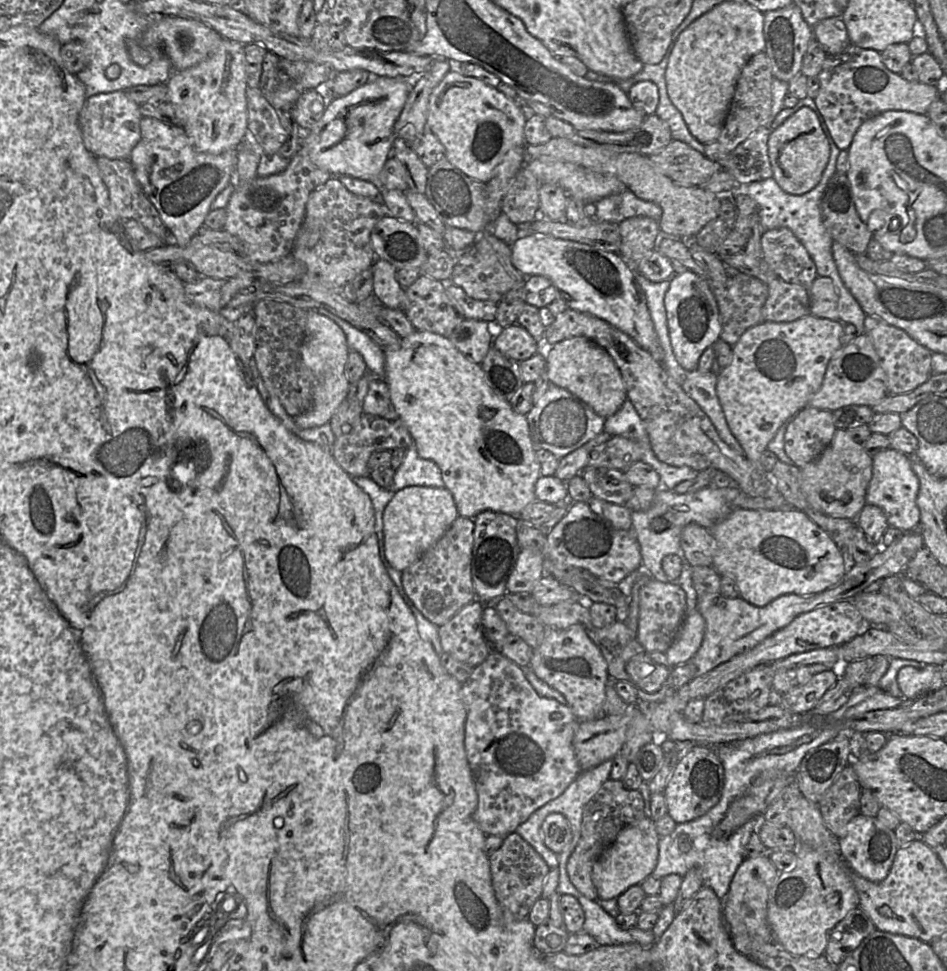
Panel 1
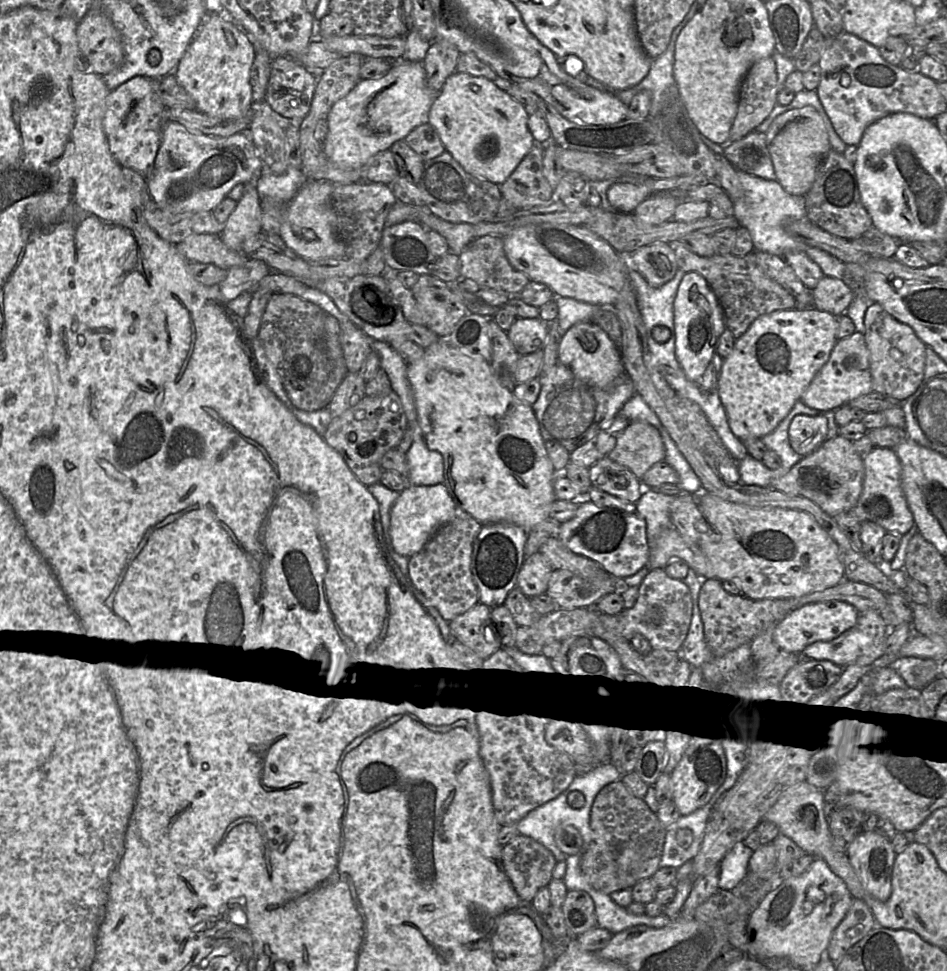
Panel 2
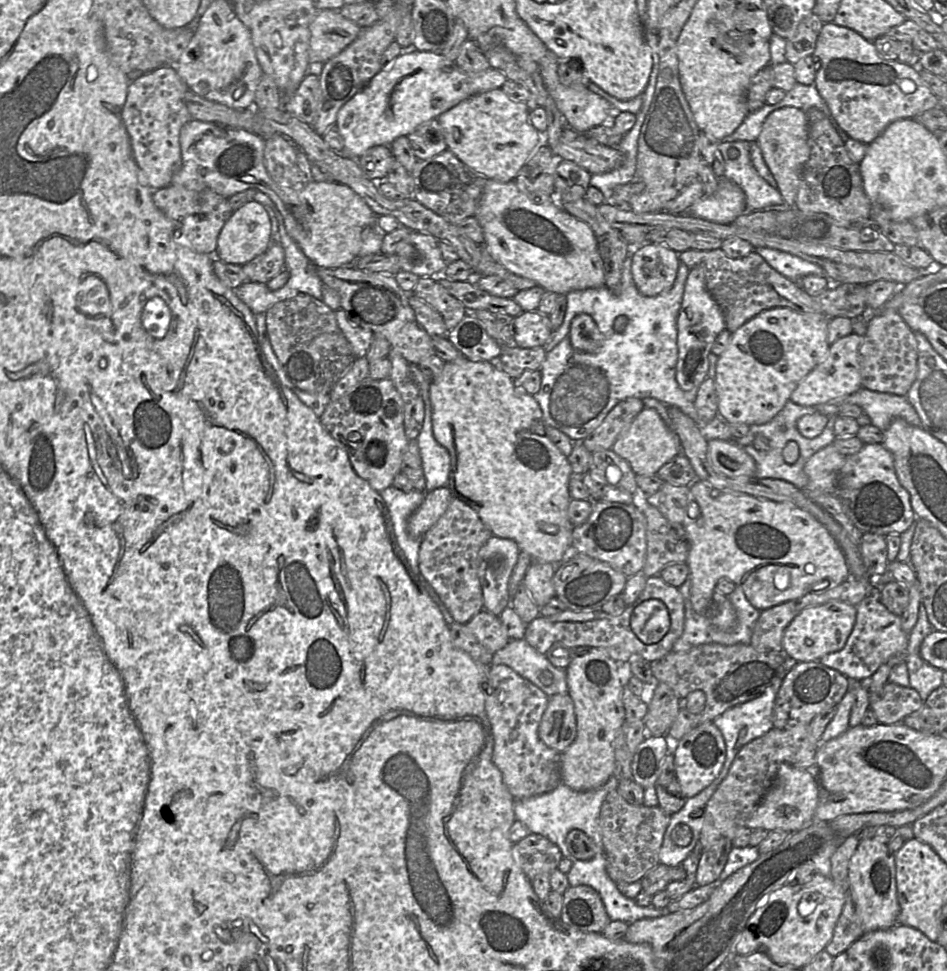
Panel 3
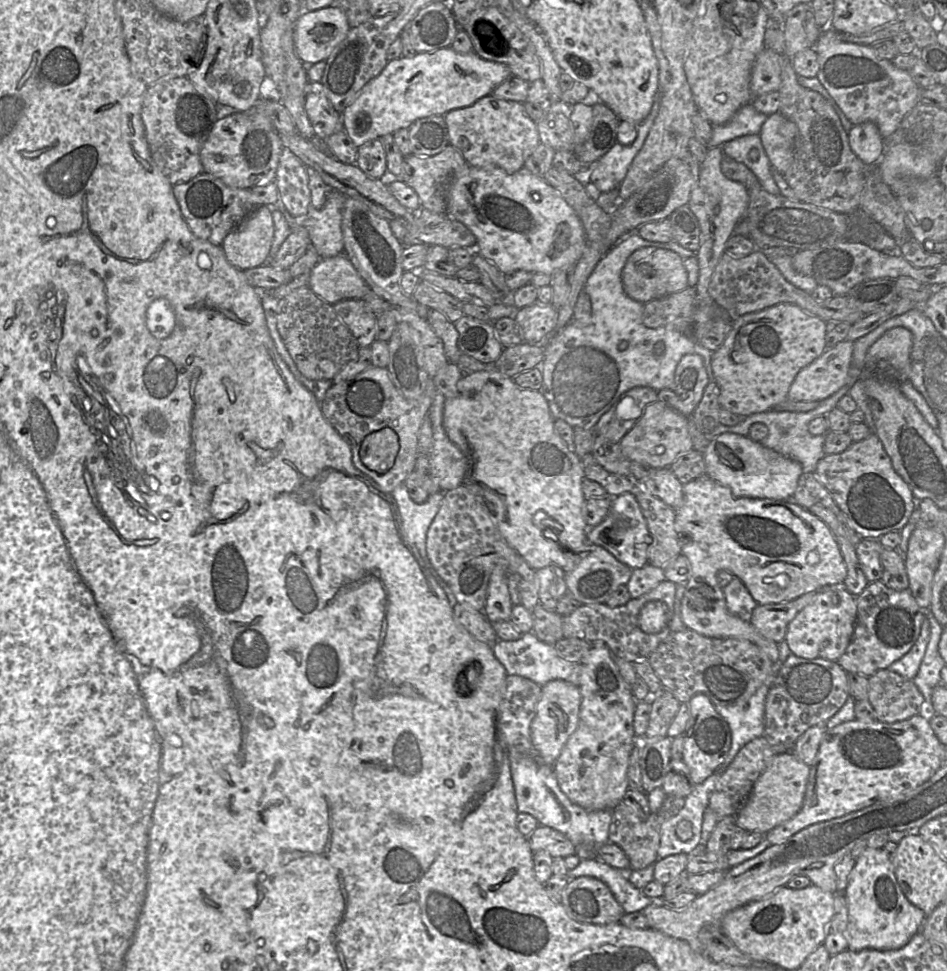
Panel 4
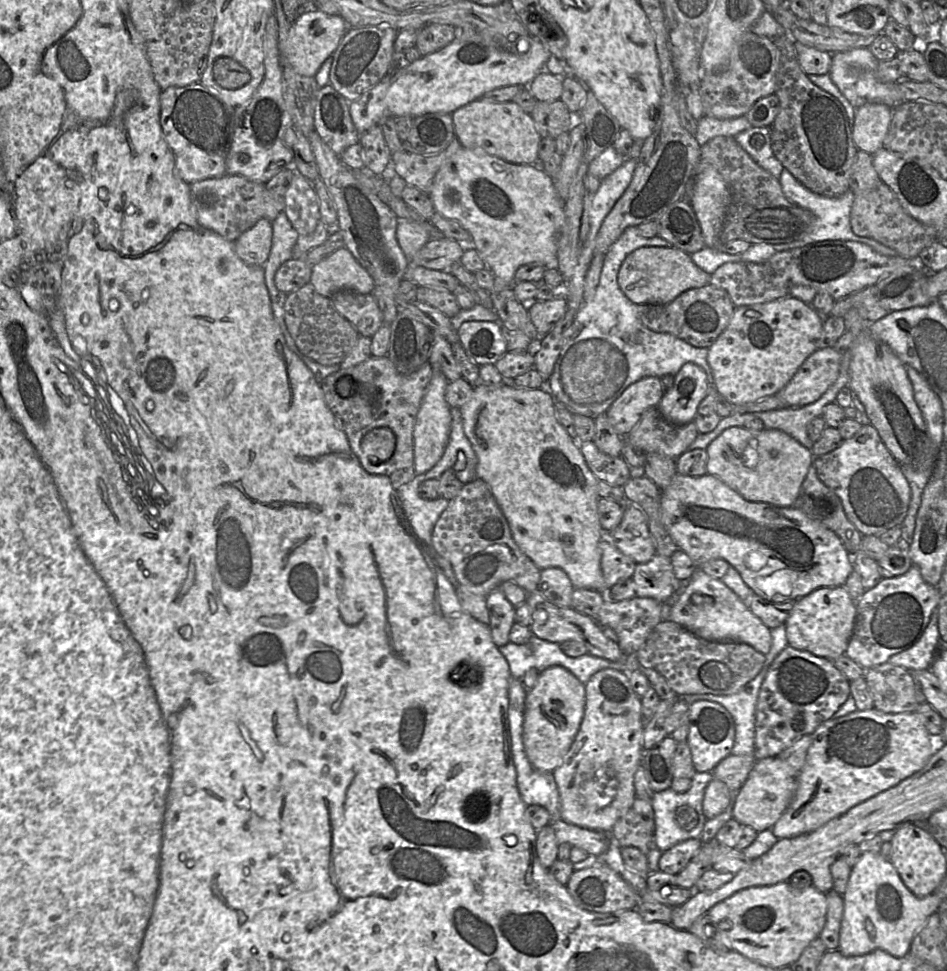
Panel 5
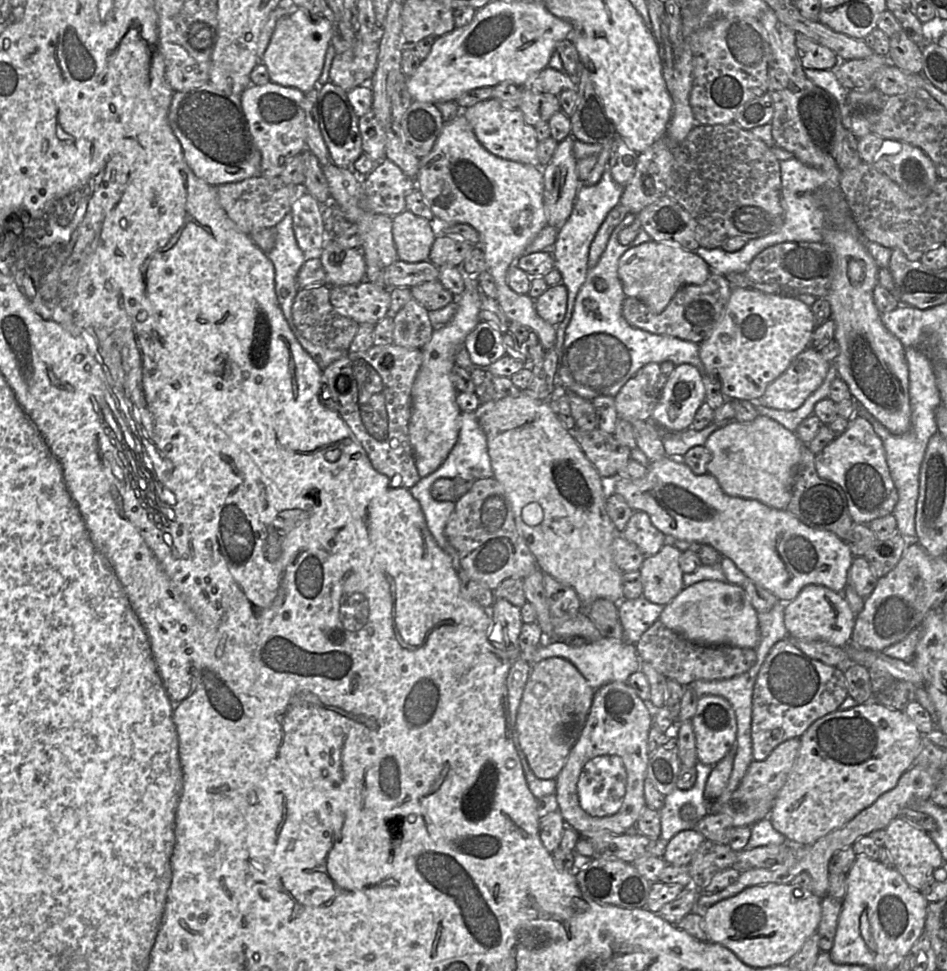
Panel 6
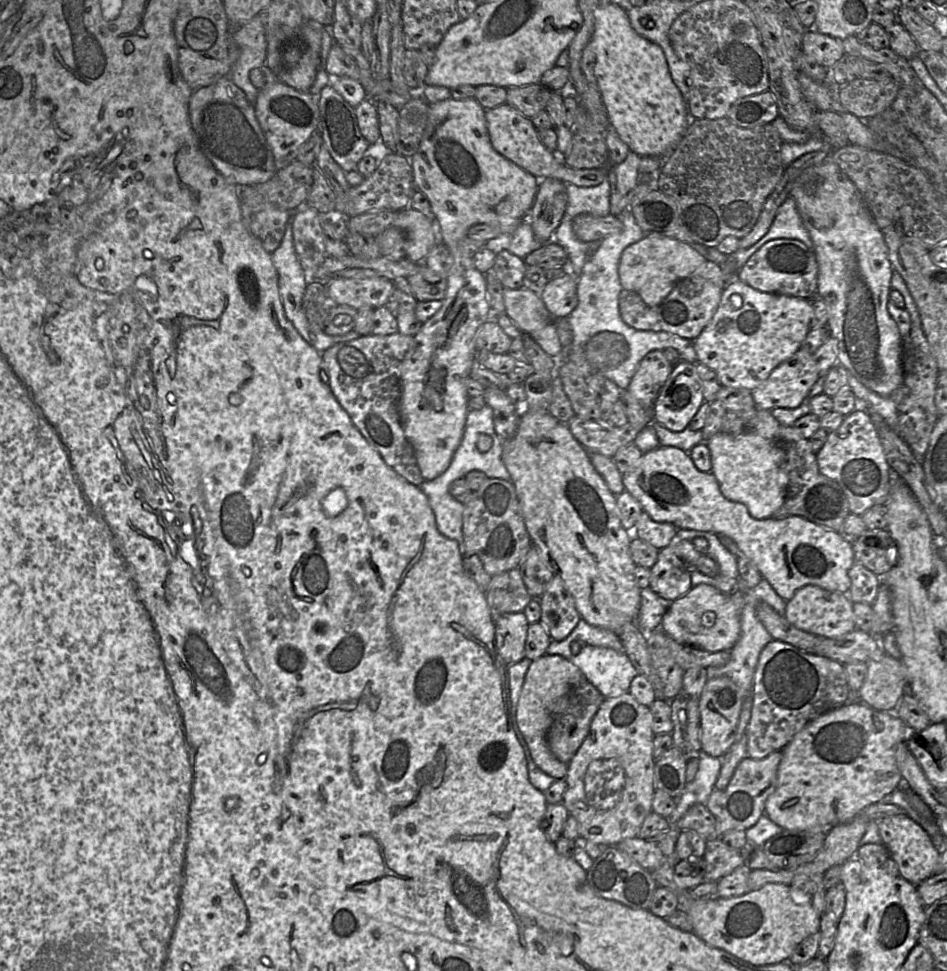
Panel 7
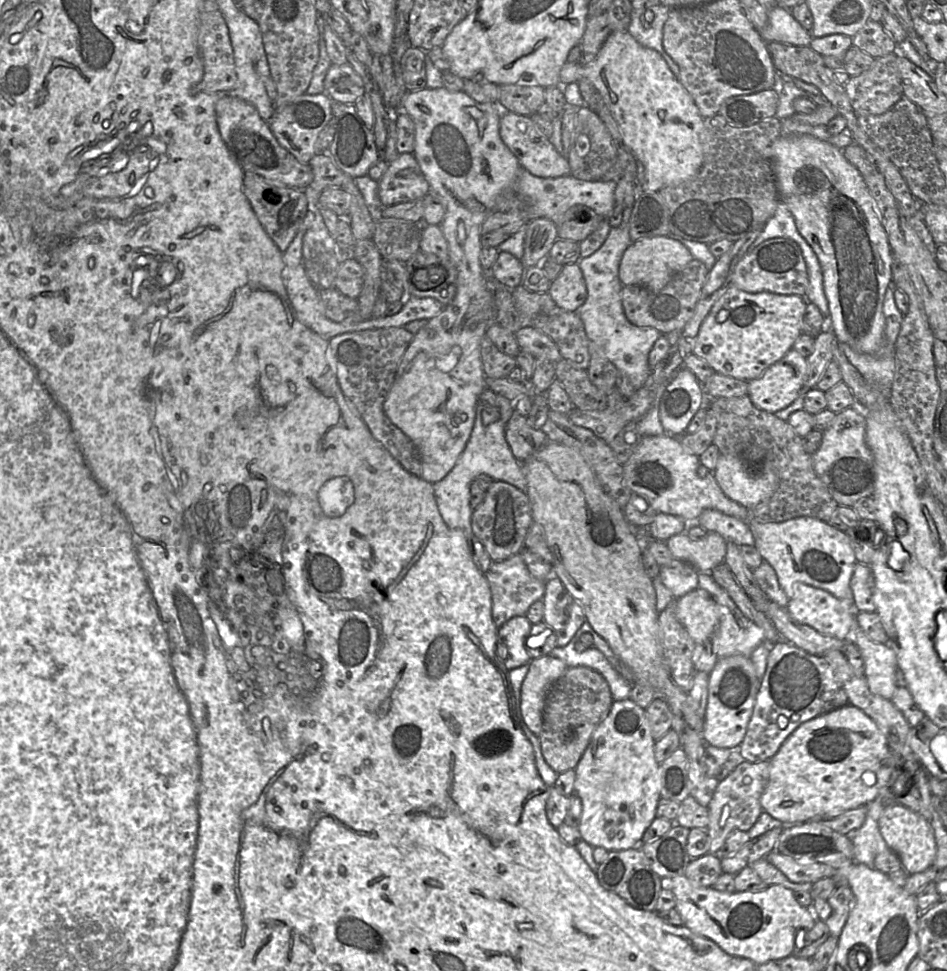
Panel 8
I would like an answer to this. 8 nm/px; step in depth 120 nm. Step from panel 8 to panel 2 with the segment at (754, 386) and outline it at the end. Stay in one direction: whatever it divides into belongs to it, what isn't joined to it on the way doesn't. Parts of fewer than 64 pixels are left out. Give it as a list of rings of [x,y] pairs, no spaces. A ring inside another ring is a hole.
[[[857,331],[848,338],[837,340],[826,364],[818,371],[800,399],[820,413],[835,411],[849,401],[873,391],[869,351],[865,336]]]

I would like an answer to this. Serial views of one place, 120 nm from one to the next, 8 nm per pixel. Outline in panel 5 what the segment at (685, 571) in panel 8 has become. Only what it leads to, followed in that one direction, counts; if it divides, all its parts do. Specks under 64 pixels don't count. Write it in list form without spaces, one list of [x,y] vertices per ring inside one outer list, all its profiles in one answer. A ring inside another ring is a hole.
[[[655,554],[651,560],[637,564],[632,579],[636,596],[668,602],[679,593],[679,580],[675,577],[670,557]]]

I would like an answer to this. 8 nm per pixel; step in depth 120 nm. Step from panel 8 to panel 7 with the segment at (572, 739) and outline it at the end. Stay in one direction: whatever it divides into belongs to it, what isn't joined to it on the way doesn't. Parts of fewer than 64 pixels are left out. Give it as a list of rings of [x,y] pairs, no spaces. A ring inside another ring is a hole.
[[[584,681],[555,702],[547,742],[559,761],[569,764],[572,760],[588,735],[591,721],[604,700],[605,697],[590,682]]]

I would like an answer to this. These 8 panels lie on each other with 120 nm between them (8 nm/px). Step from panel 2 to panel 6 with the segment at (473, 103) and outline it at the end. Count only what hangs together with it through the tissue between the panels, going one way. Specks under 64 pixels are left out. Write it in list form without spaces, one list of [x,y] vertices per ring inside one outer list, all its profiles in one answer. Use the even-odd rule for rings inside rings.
[[[490,98],[462,109],[461,113],[469,122],[478,141],[492,154],[519,163],[540,167],[535,127],[525,121],[519,108],[508,107],[500,100]]]

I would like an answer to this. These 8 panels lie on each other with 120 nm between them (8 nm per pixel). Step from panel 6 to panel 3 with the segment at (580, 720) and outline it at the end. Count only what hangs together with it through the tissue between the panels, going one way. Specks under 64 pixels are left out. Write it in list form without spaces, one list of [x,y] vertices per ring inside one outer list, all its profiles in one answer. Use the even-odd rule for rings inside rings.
[[[569,694],[549,697],[538,734],[546,746],[558,753],[564,752],[574,742],[577,734],[576,715]]]

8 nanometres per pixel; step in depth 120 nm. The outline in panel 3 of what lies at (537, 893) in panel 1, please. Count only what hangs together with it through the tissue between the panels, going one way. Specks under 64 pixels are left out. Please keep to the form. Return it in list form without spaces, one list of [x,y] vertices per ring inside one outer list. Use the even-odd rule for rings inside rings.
[[[533,833],[514,844],[512,854],[515,862],[530,880],[541,873],[551,873],[564,859],[556,844]]]

